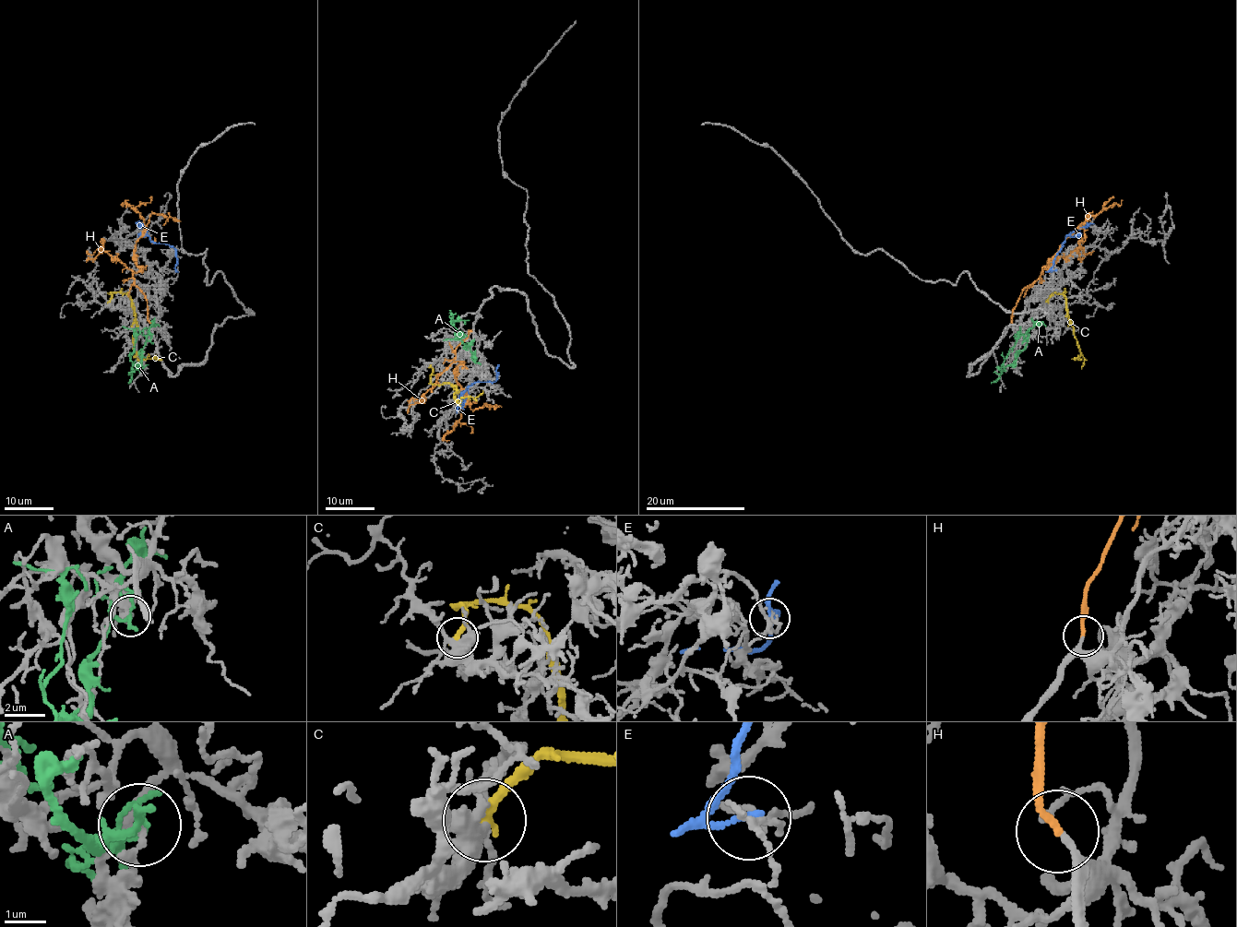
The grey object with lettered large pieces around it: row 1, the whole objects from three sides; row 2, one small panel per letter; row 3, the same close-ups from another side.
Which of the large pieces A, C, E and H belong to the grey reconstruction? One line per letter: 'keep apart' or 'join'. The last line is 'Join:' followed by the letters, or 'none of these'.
A: keep apart
C: keep apart
E: keep apart
H: join
Join: H

